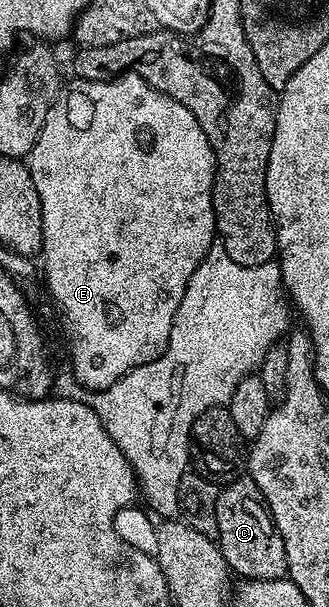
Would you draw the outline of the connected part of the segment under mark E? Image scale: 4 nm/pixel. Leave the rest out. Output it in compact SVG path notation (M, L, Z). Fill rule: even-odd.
M128 71L109 81L75 79L72 82L68 89L66 86L60 92L49 107L49 115L45 115L45 123L41 123L41 131L29 154L29 168L33 175L33 183L37 187L37 195L41 199L41 273L47 276L47 289L63 312L63 325L67 328L67 345L71 348L70 372L85 388L94 391L109 388L129 371L157 359L167 350L173 315L177 315L177 307L181 307L181 295L185 295L185 287L193 271L197 271L197 267L217 241L215 212L211 202L215 182L215 156L209 147L205 131L201 131L201 123L193 119L193 111L189 111L189 107L177 103L169 95L157 91L136 73Z

